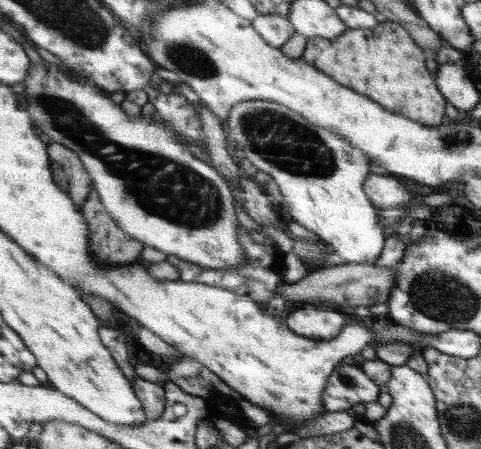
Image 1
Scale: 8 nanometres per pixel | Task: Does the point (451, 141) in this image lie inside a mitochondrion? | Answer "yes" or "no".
no

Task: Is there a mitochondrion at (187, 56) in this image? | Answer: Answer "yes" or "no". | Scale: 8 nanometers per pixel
yes

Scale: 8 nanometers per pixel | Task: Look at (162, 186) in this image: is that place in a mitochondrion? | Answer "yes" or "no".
yes

